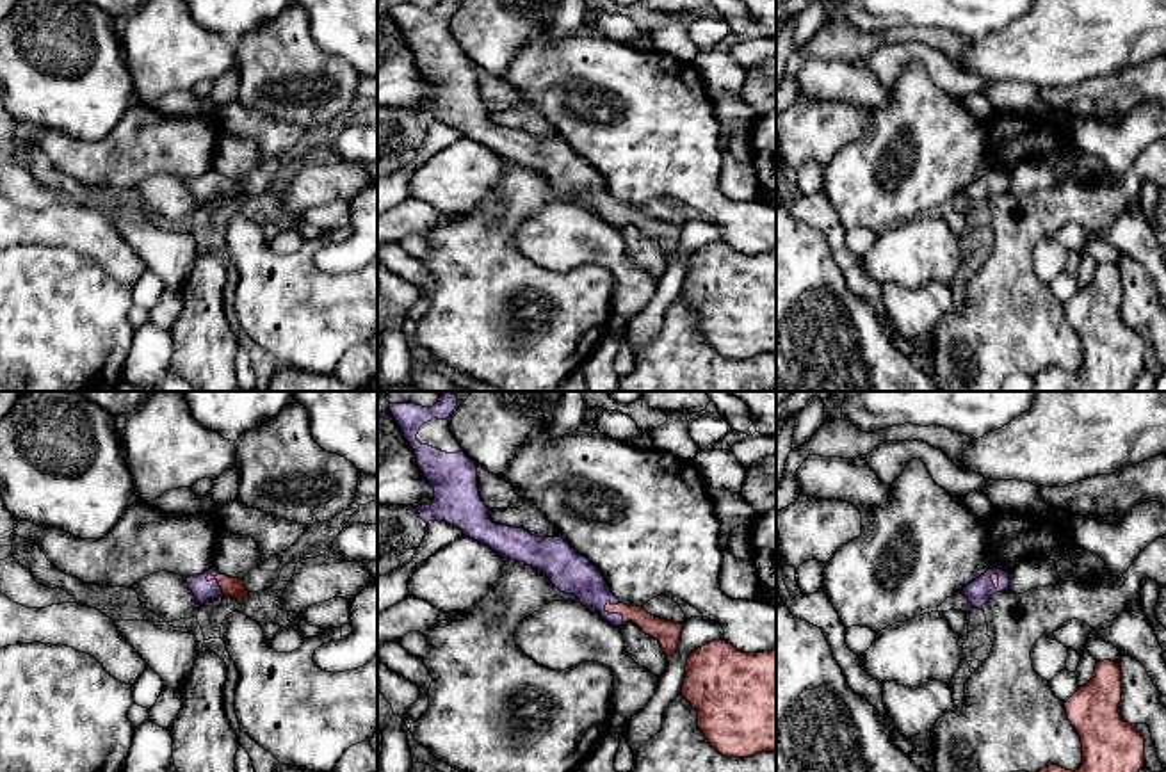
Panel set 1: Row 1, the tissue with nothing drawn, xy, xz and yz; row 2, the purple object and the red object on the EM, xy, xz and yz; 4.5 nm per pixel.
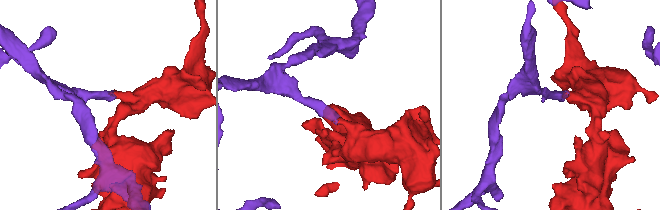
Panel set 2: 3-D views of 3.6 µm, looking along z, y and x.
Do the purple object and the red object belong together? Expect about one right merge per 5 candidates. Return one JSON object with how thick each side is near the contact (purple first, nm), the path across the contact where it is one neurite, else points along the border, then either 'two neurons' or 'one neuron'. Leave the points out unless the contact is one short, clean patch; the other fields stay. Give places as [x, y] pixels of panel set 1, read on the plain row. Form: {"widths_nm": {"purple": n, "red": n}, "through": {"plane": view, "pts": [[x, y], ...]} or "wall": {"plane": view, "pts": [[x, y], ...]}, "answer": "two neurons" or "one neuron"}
{"widths_nm": {"purple": 180, "red": 100}, "through": {"plane": "xz", "pts": [[575, 176], [613, 216], [638, 216], [664, 233]]}, "answer": "one neuron"}

